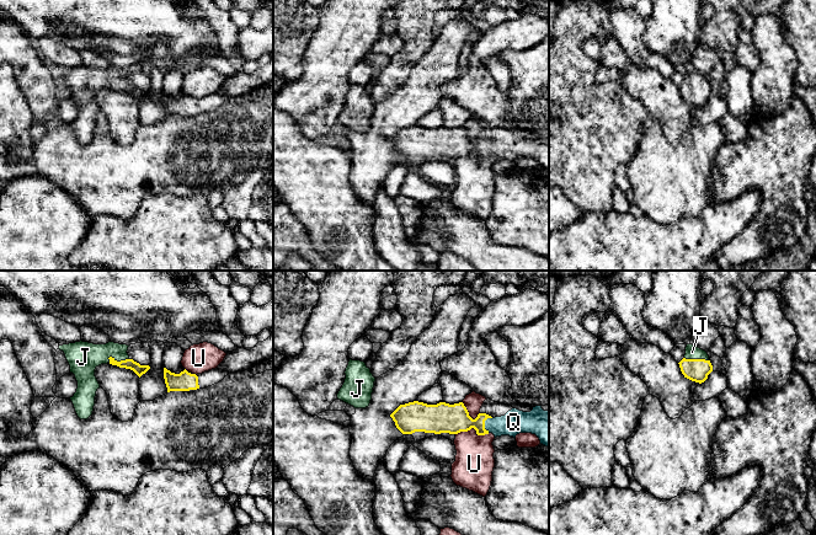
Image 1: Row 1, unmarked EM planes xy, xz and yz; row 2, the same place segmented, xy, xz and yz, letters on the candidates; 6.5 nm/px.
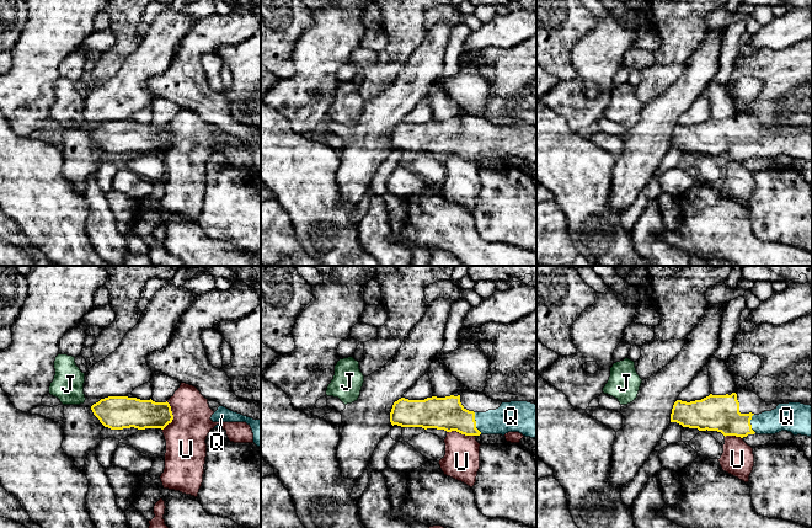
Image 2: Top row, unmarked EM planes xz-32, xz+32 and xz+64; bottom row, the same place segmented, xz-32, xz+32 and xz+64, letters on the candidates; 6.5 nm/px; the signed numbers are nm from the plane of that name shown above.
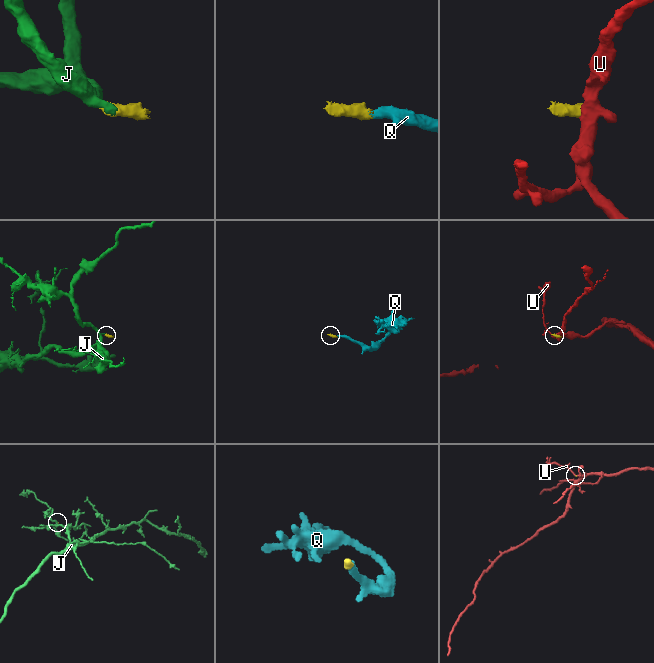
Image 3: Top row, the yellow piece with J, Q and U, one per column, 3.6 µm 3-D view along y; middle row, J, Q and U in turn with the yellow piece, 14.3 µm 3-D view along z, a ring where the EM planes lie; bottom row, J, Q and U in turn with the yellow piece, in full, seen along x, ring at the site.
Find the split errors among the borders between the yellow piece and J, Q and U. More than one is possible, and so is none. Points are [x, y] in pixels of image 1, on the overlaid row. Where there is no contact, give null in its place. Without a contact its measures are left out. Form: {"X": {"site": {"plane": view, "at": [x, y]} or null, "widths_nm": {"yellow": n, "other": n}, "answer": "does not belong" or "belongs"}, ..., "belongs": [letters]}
{"J": {"site": {"plane": "xy", "at": [118, 362]}, "widths_nm": {"yellow": 70, "other": 200}, "answer": "belongs"}, "Q": {"site": {"plane": "xz", "at": [484, 423]}, "widths_nm": {"yellow": 190, "other": 160}, "answer": "belongs"}, "U": {"site": {"plane": "xz", "at": [473, 427]}, "widths_nm": {"yellow": 190, "other": 260}, "answer": "does not belong"}, "belongs": ["J", "Q"]}

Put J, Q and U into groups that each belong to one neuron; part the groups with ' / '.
J Q / U

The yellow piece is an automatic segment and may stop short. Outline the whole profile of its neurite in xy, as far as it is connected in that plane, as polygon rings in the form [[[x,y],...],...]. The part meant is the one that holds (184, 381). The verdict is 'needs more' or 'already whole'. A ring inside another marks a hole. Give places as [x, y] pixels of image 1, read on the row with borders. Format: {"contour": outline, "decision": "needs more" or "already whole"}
{"contour": [[[164,368],[164,379],[167,387],[167,392],[170,391],[194,392],[198,389],[204,389],[214,384],[218,384],[228,374],[230,373],[218,368],[197,375],[187,371],[186,369],[180,374],[175,374]]], "decision": "needs more"}

